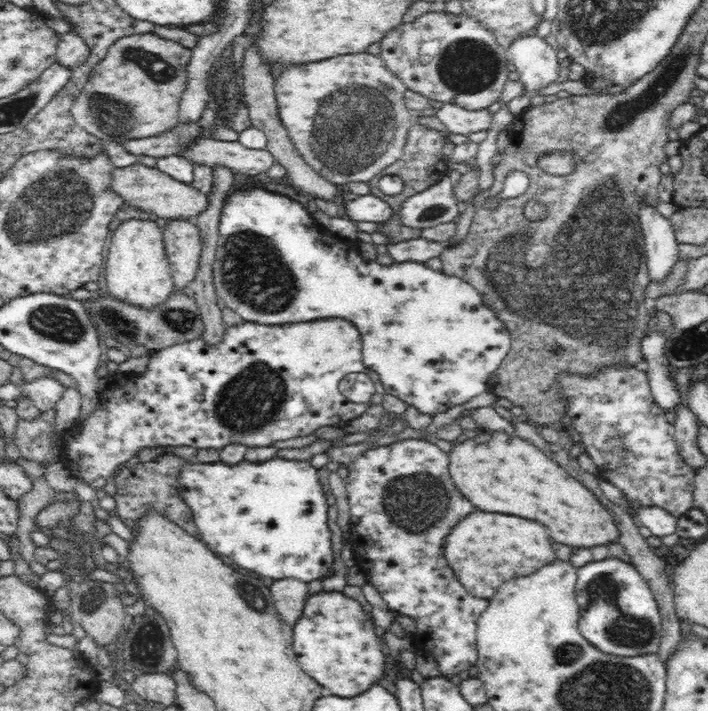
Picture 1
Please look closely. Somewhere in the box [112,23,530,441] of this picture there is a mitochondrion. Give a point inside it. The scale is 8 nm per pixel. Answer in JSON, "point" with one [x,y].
{"point":[356,135]}

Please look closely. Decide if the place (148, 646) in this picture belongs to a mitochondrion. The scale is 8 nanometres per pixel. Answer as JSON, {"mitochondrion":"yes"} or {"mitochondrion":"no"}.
{"mitochondrion":"yes"}

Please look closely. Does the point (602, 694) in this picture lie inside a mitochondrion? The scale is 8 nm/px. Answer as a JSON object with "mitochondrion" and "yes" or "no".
{"mitochondrion":"yes"}

